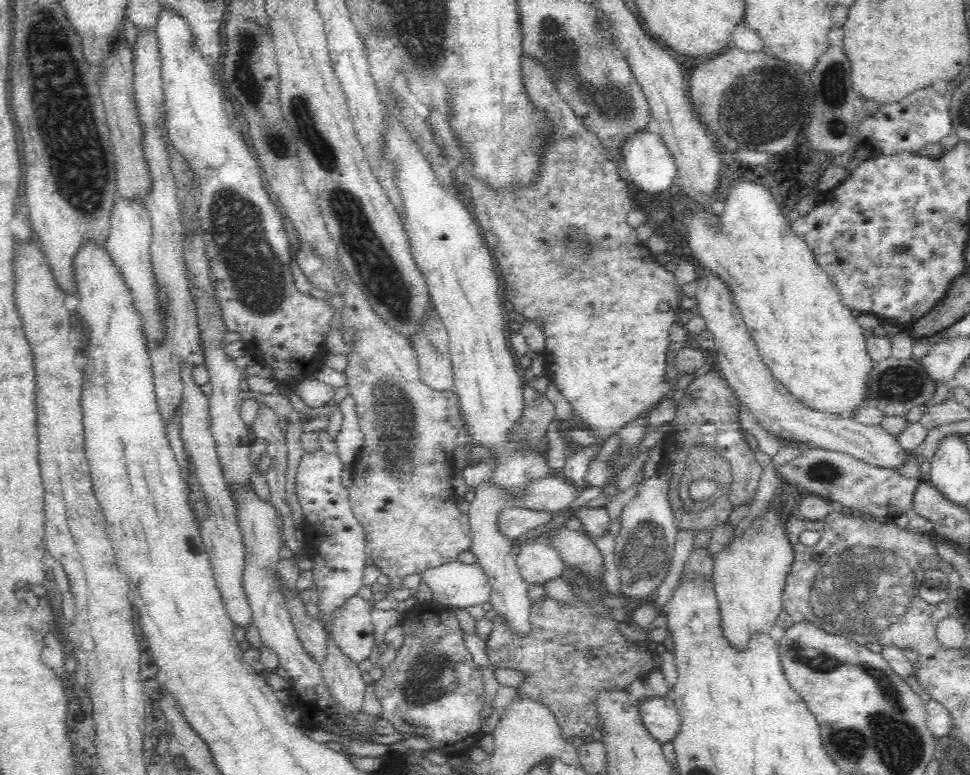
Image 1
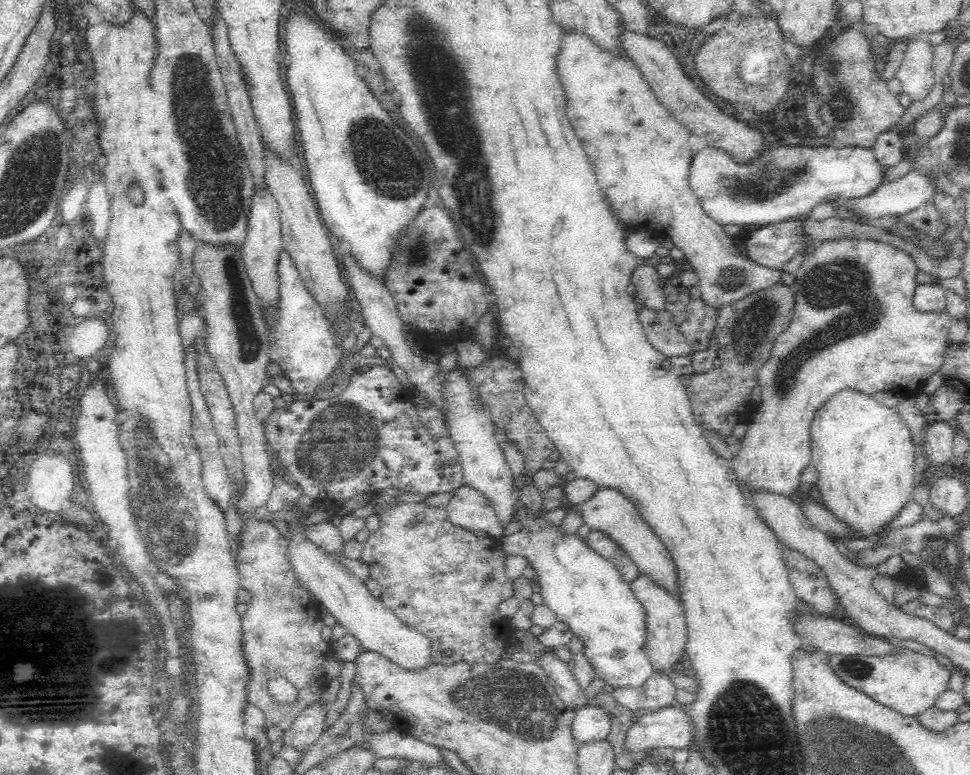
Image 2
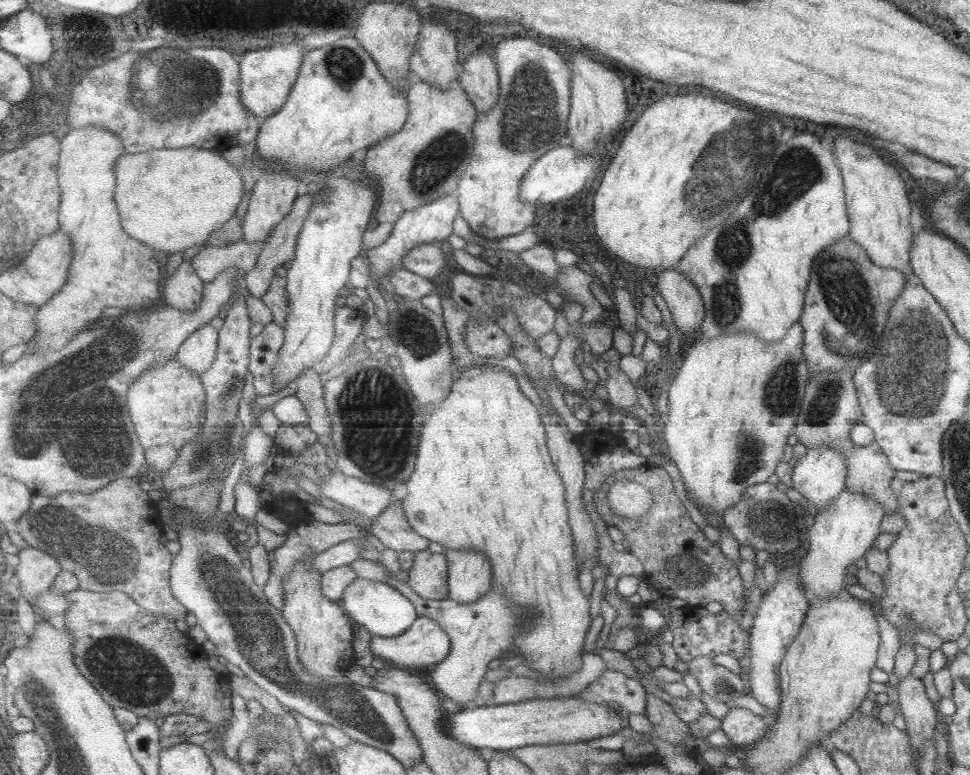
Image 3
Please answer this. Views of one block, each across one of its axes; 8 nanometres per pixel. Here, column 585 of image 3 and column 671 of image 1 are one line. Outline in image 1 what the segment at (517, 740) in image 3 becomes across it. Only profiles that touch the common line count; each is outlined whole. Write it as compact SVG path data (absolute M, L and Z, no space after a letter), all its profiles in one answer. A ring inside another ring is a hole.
M670 695L645 700L639 713L648 732L662 744L674 740L681 729L682 719Z

